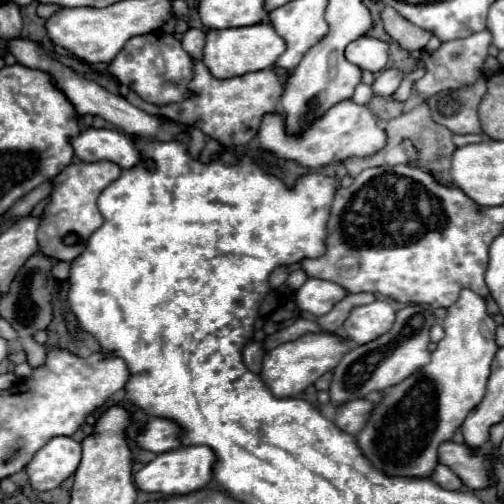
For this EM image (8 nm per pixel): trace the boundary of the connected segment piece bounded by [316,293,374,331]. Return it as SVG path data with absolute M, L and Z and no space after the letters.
M356 293L356 295L346 295L340 303L336 303L336 307L332 307L332 311L328 315L318 317L318 325L324 331L340 331L344 319L348 317L348 313L356 307L356 305L366 305L372 303L374 295L372 293Z

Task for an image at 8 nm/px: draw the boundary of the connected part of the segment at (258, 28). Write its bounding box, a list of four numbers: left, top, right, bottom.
[202,23,286,79]

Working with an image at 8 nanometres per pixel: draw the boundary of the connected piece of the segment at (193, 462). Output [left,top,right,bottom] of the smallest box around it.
[134,445,214,495]

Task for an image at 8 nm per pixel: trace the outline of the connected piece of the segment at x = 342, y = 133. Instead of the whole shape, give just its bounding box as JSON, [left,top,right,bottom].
[258,99,386,169]

